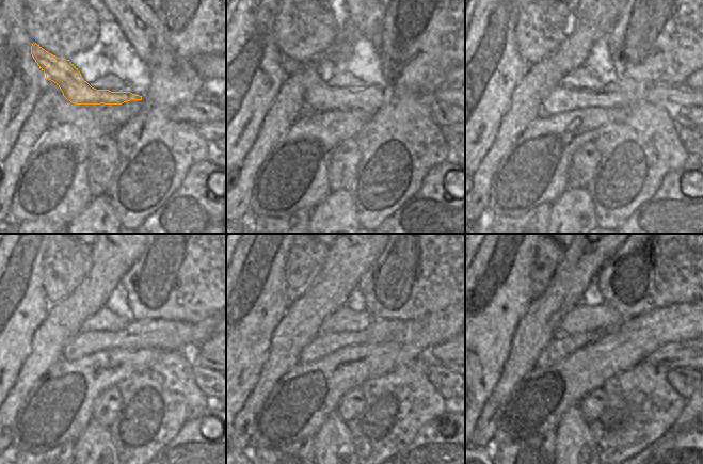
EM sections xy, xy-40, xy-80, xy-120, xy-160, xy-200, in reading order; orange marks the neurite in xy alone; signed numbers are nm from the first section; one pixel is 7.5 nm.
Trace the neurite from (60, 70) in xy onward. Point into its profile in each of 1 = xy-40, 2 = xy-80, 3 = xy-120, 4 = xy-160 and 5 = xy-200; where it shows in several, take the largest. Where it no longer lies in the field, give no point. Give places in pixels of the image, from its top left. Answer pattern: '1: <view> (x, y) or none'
1: xy-40 (319, 97)
2: xy-80 (624, 93)
3: xy-120 (150, 332)
4: xy-160 (386, 331)
5: xy-200 (557, 350)

